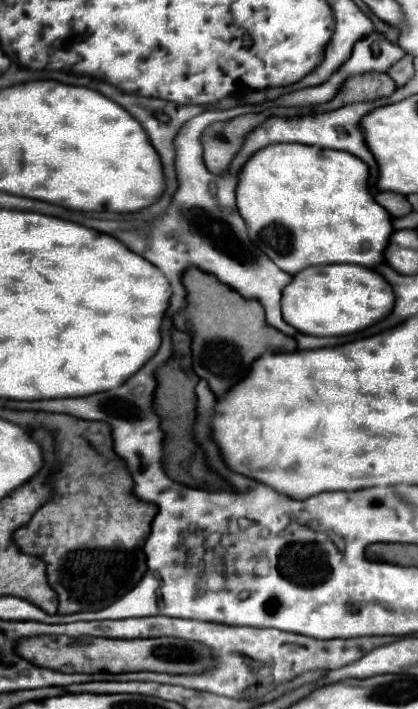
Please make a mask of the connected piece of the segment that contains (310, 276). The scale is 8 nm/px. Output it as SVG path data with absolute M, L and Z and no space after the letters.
M356 264L310 266L308 270L296 274L284 288L280 306L284 320L302 334L346 336L388 316L394 306L394 294L388 282L370 268Z

